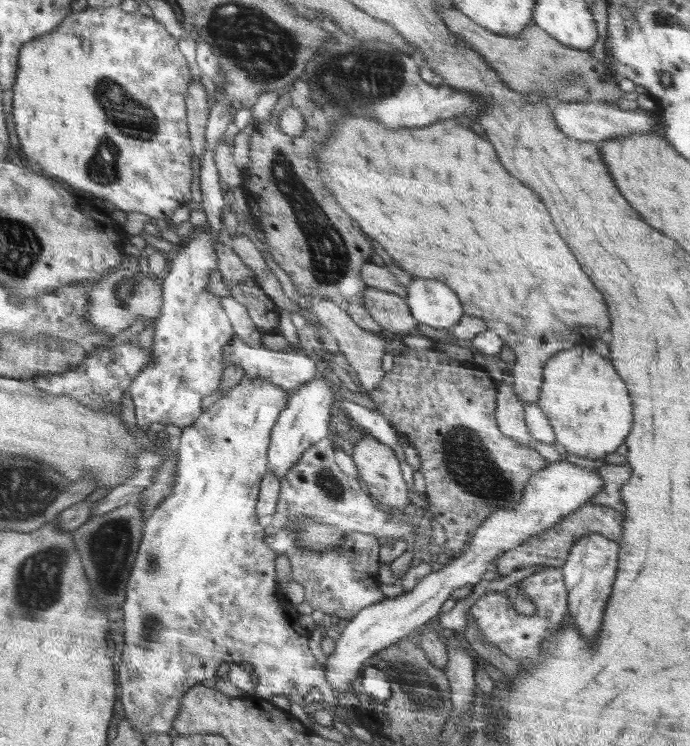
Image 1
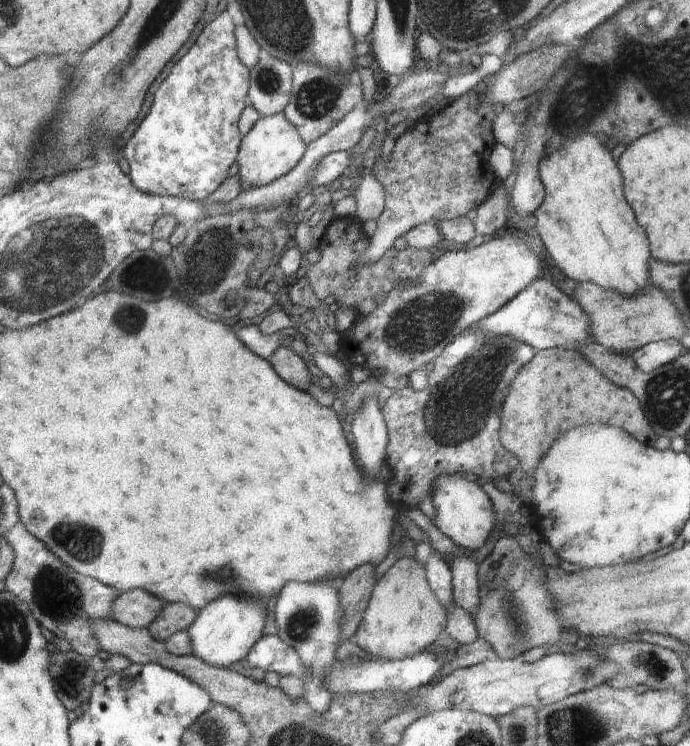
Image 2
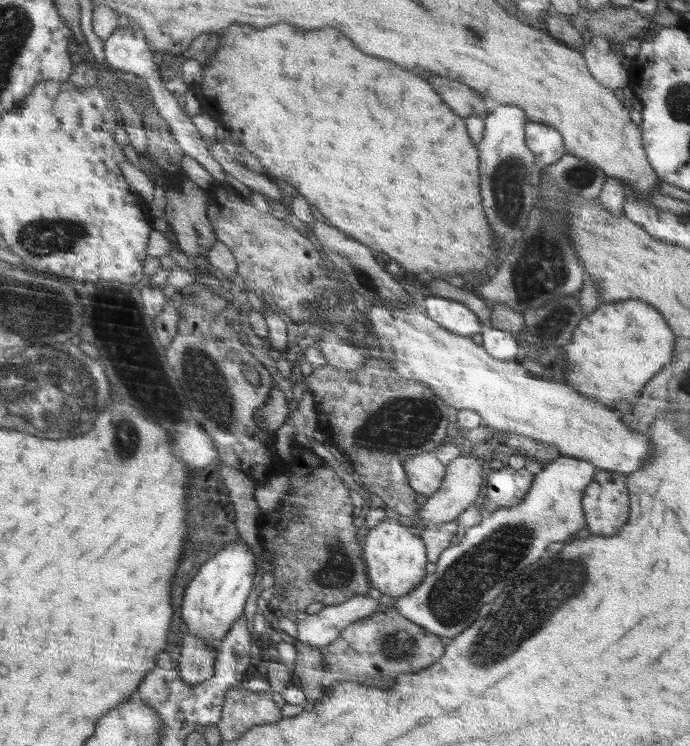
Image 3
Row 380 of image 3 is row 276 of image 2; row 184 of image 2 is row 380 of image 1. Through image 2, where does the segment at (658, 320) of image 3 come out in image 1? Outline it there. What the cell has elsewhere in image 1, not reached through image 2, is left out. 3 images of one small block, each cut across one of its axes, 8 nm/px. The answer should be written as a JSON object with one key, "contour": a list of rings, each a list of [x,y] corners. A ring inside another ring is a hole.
{"contour":[[[586,345],[560,350],[544,366],[543,386],[537,403],[548,417],[555,441],[563,453],[584,459],[604,458],[604,454],[624,444],[633,424],[633,408],[626,384],[618,378],[615,366]]]}

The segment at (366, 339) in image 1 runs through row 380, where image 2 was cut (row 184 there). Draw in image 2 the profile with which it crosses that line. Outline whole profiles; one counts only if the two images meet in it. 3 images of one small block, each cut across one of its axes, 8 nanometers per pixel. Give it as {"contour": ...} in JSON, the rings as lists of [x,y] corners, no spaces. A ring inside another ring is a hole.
{"contour":[[[371,173],[359,184],[354,198],[357,204],[354,216],[373,224],[385,209],[385,192],[380,181]]]}

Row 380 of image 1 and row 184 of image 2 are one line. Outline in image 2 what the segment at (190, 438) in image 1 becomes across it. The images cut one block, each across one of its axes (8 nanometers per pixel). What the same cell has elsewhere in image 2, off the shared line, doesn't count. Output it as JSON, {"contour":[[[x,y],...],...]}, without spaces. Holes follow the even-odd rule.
{"contour":[[[283,112],[274,116],[260,117],[242,139],[241,152],[237,160],[241,192],[252,187],[269,185],[286,176],[304,158],[306,150],[307,144],[301,133]]]}

